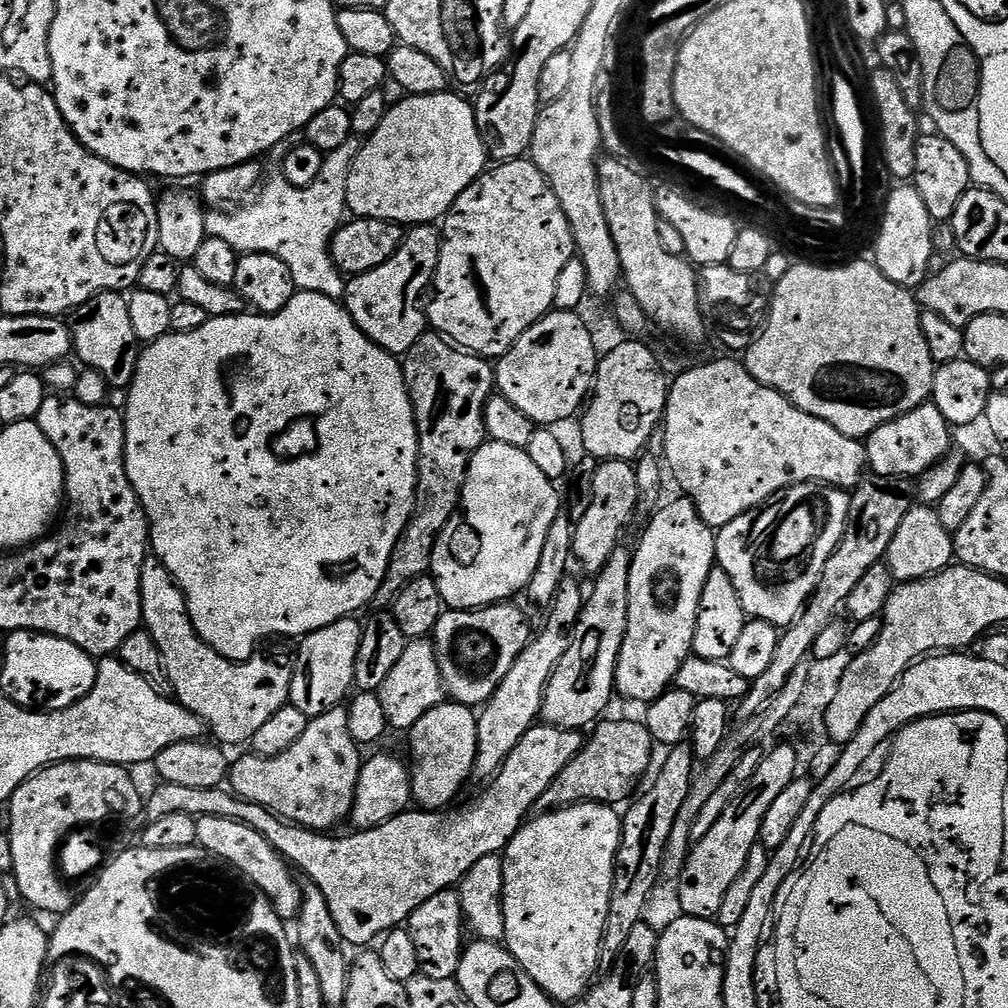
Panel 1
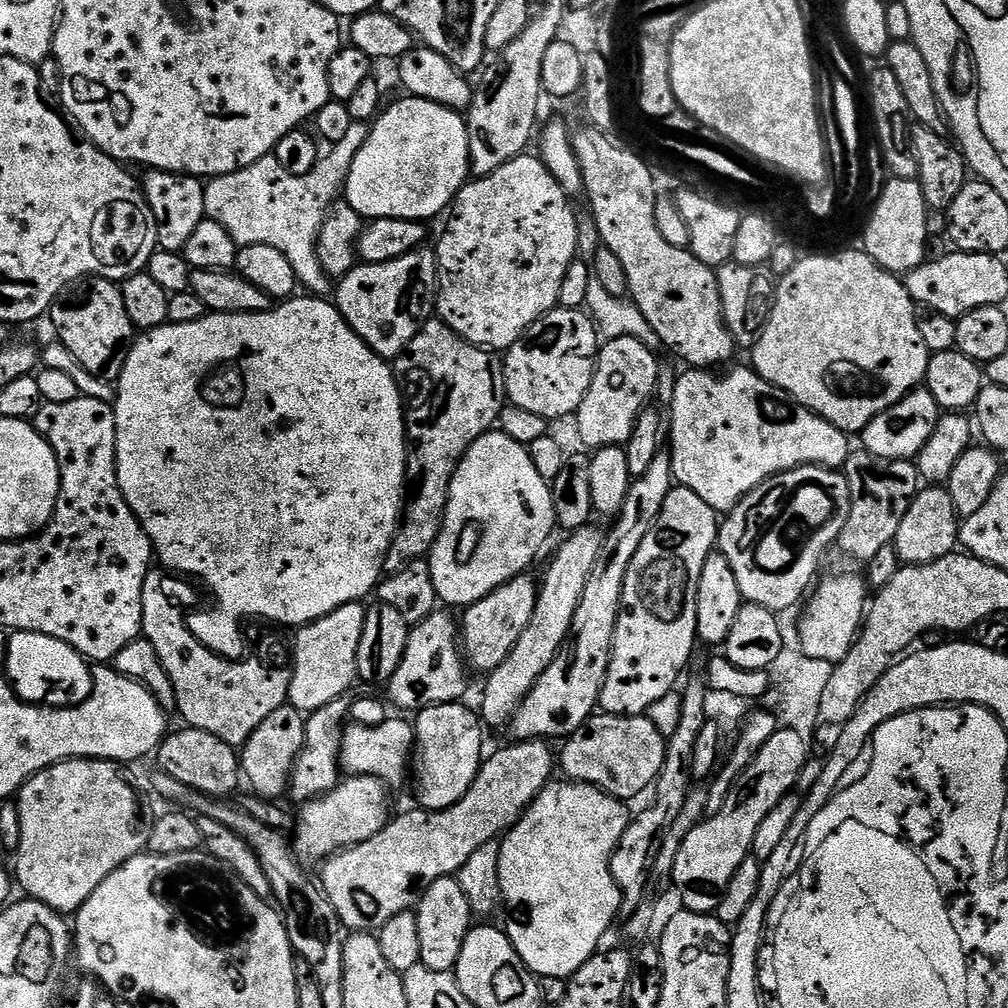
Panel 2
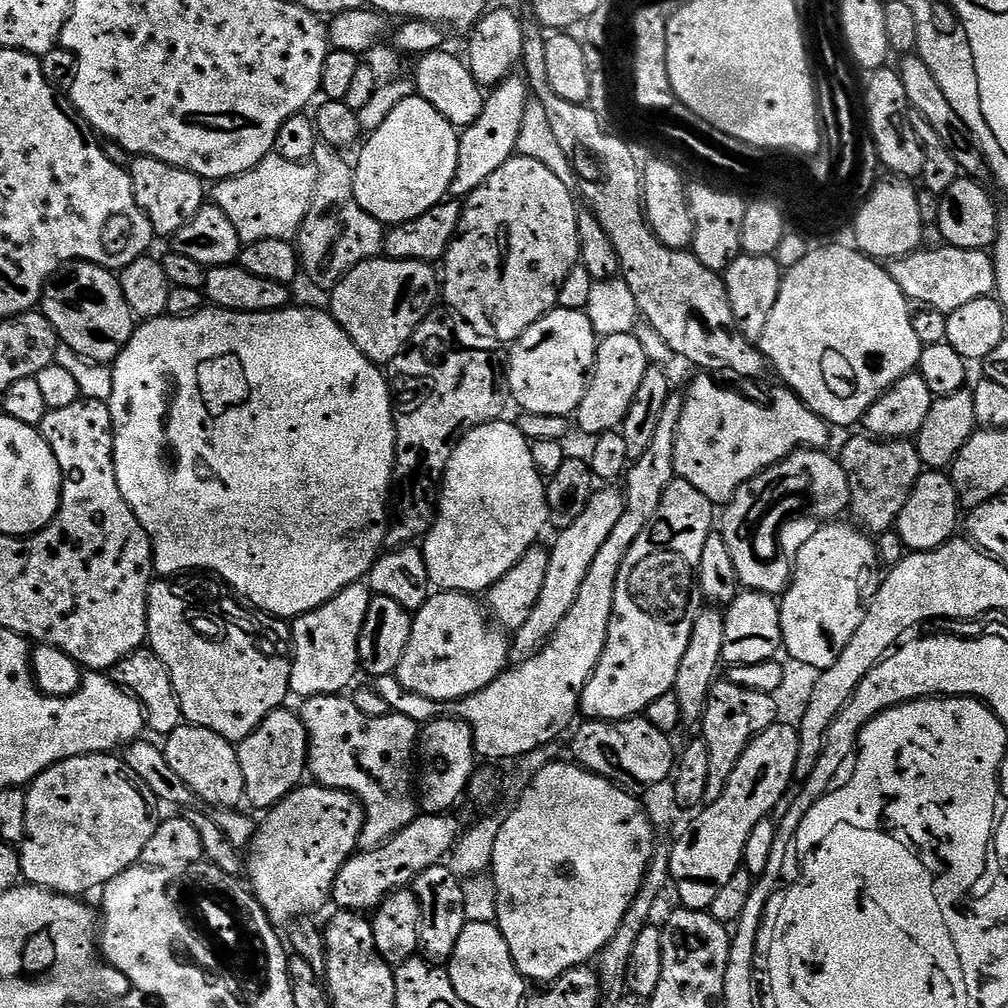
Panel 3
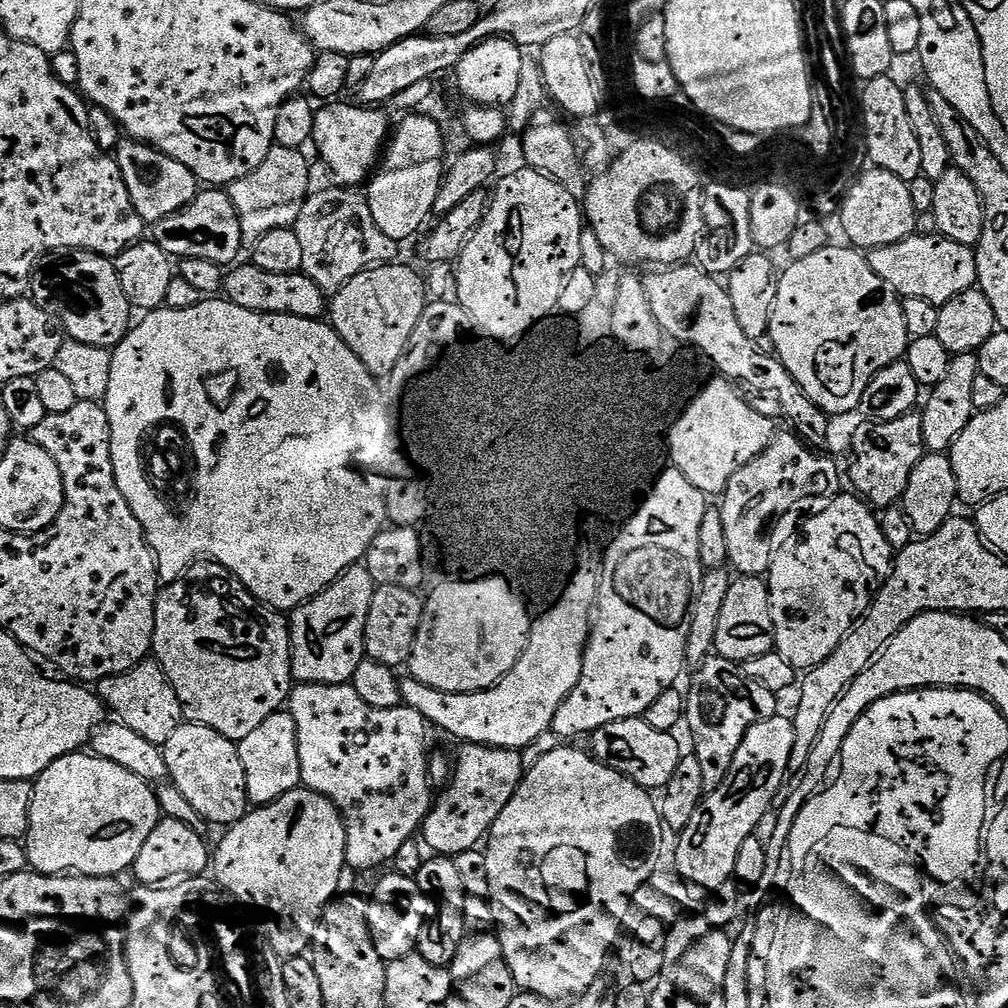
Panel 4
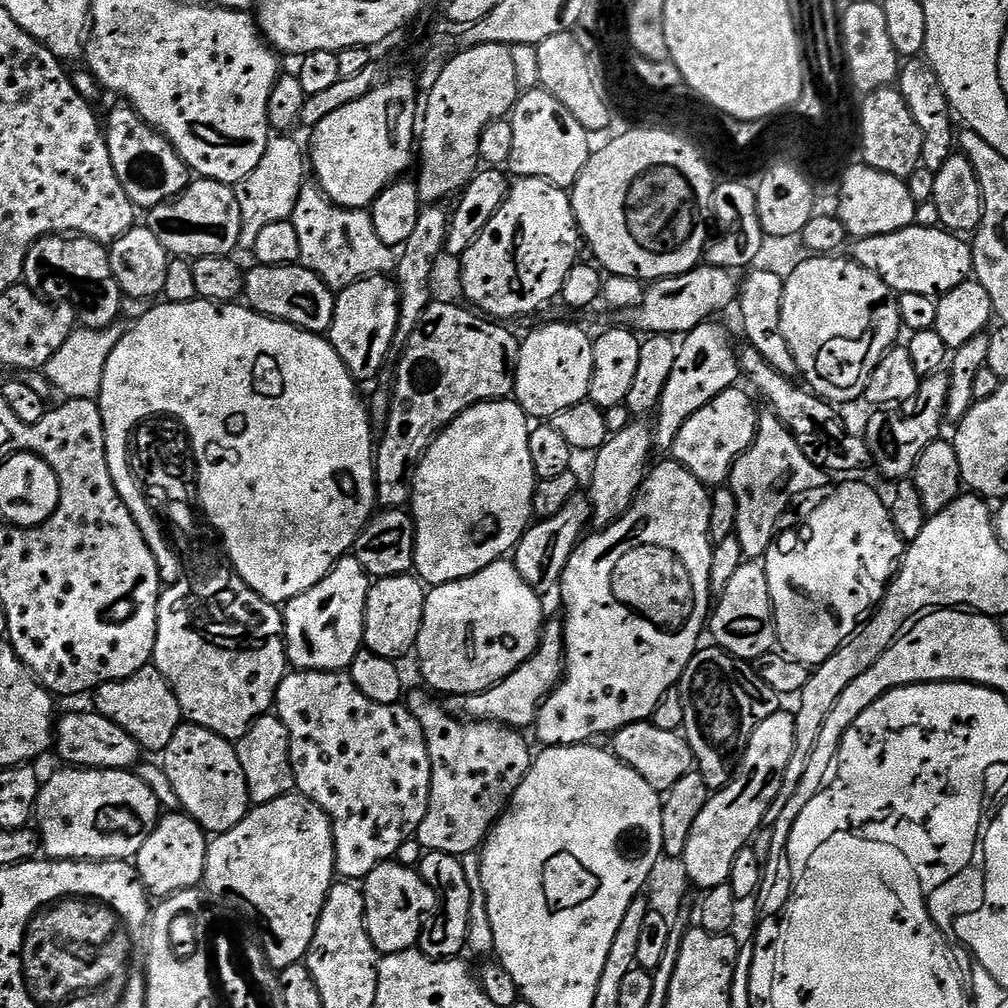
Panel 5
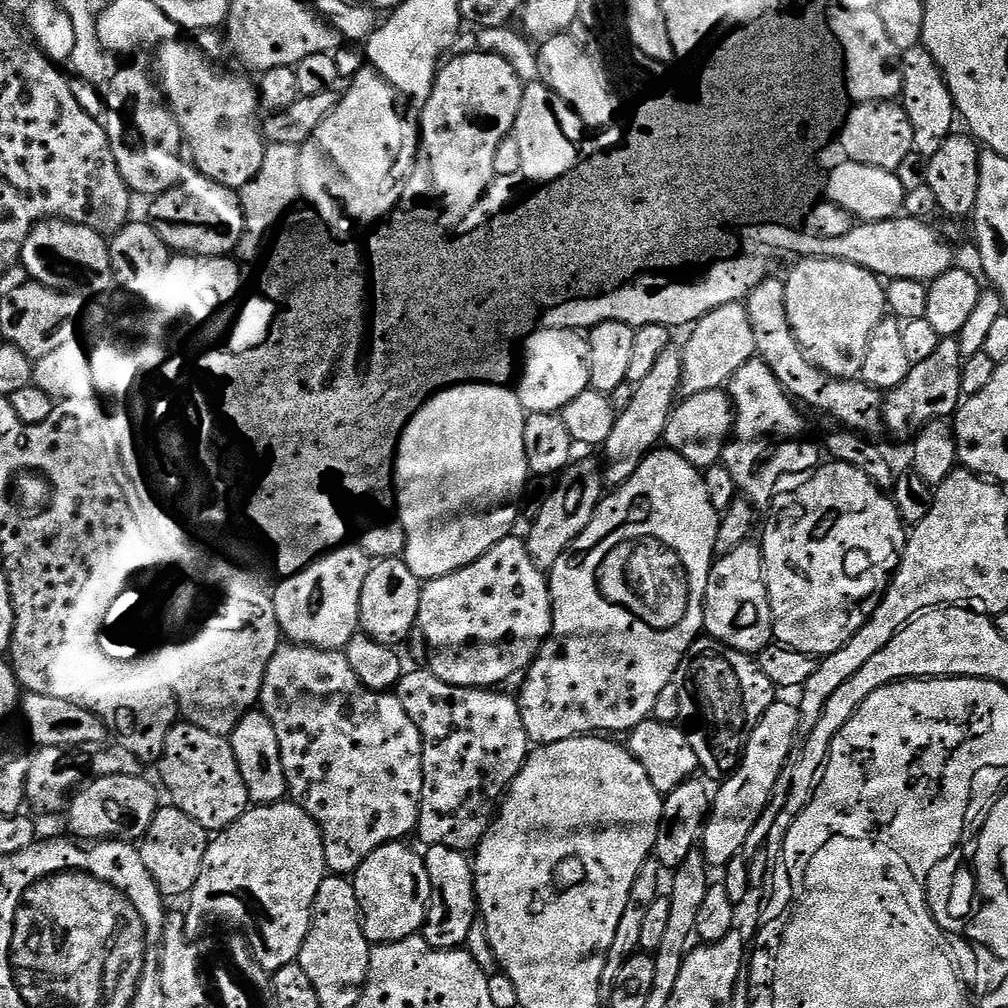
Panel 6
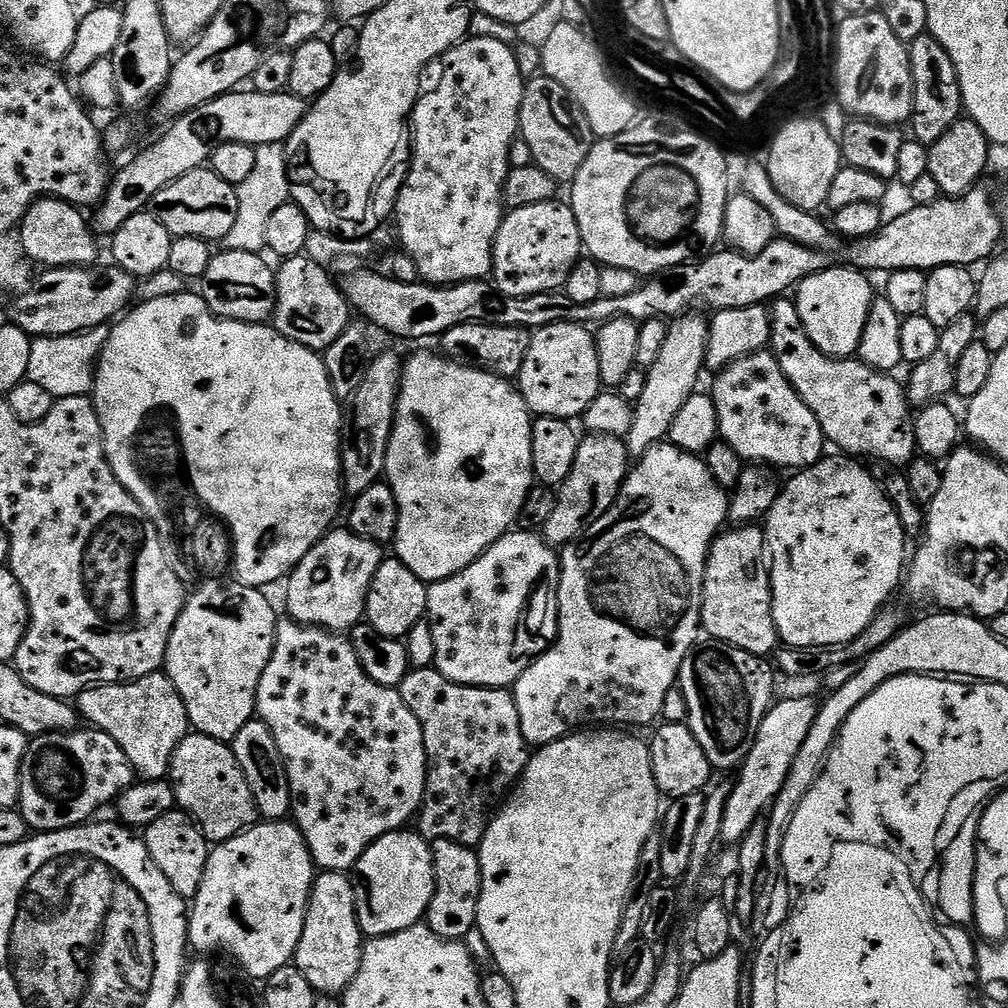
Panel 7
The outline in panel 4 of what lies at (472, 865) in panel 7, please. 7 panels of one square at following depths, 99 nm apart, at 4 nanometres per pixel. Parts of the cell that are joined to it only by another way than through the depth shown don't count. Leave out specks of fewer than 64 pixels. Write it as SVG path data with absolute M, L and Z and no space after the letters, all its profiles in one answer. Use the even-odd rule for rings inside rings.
M433 855L417 872L414 872L414 879L417 886L432 900L434 915L429 923L424 925L418 945L418 955L426 958L439 968L448 968L452 963L454 954L458 954L458 946L462 946L466 935L464 926L463 907L466 906L468 896L463 888L462 877L458 874L458 867L455 859L450 856Z

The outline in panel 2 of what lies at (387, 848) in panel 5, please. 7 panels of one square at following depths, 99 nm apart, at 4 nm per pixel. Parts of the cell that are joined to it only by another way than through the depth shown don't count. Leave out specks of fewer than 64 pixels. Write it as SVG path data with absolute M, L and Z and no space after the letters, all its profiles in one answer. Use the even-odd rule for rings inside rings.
M389 718L378 726L349 723L340 743L340 767L348 776L373 776L389 789L400 788L410 776L416 730L411 719Z

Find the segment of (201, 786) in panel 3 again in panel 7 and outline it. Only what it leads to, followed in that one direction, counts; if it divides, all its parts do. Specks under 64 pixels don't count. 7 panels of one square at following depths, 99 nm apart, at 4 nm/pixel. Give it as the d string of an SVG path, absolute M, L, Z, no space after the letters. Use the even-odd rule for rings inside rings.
M199 734L185 736L172 756L170 780L176 789L179 811L187 812L213 845L234 838L257 823L254 794L250 794L246 774L242 774L238 758L234 758L225 741Z

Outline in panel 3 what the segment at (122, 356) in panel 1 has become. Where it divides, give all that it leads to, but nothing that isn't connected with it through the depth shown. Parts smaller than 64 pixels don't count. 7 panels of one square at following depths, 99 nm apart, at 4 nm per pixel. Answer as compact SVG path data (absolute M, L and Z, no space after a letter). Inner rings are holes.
M73 260L52 275L44 288L39 311L54 326L59 343L95 364L111 365L127 349L138 328L122 294L120 277L111 268L103 268L85 260Z

